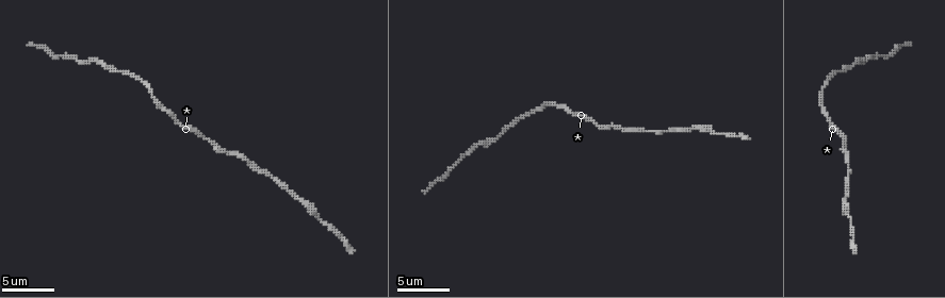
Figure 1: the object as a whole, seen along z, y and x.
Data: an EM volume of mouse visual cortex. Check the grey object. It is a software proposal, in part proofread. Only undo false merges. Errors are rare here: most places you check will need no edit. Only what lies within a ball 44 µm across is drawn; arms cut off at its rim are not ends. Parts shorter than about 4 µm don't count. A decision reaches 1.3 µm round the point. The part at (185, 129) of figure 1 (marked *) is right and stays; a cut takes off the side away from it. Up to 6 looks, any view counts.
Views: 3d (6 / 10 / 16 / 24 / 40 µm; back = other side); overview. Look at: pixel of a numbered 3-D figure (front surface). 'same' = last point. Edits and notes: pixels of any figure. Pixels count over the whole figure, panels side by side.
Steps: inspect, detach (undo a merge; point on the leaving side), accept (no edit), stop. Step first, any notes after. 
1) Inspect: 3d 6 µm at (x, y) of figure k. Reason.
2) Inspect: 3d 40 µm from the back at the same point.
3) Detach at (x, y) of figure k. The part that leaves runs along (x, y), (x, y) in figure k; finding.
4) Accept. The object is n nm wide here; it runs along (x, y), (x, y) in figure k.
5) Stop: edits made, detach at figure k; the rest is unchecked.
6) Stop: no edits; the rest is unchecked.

Inspect: 3d 10 µm at (79, 61) of figure 1. Thin neck.

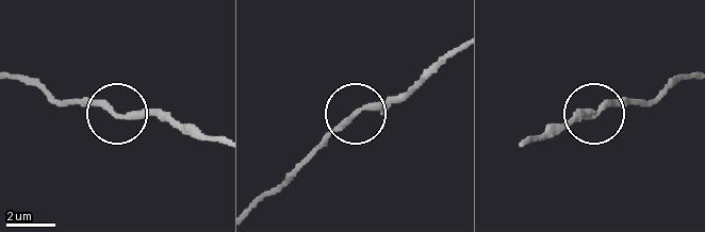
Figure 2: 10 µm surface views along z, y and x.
Accept. It runs along (453, 50), (404, 93), (361, 108), (314, 154) in figure 2; all the same neuron.

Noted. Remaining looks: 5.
Inspect: 3d 6 µm at (516, 121) of figure 1. Calibre changes.

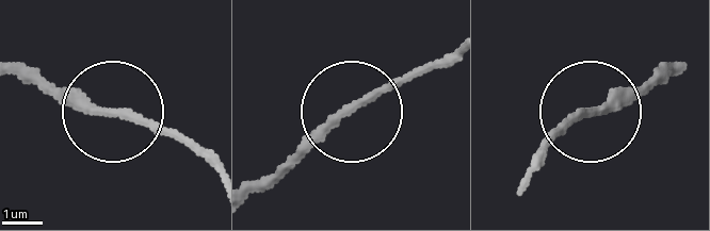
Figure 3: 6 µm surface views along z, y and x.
Accept. It runs along (214, 172), (174, 138), (71, 104), (34, 81) in figure 3; one neuron here.

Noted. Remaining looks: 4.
Inspect: 3d 6 µm at (315, 214) of figure 1. Calibre changes.

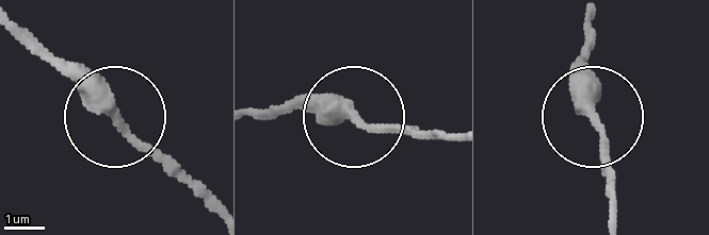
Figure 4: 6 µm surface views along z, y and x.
Accept. It runs along (253, 112), (334, 108), (385, 129), (422, 129) in figure 4; continuous, no second neuron.

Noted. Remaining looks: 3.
Stop: no edits; the rest is unchecked.

